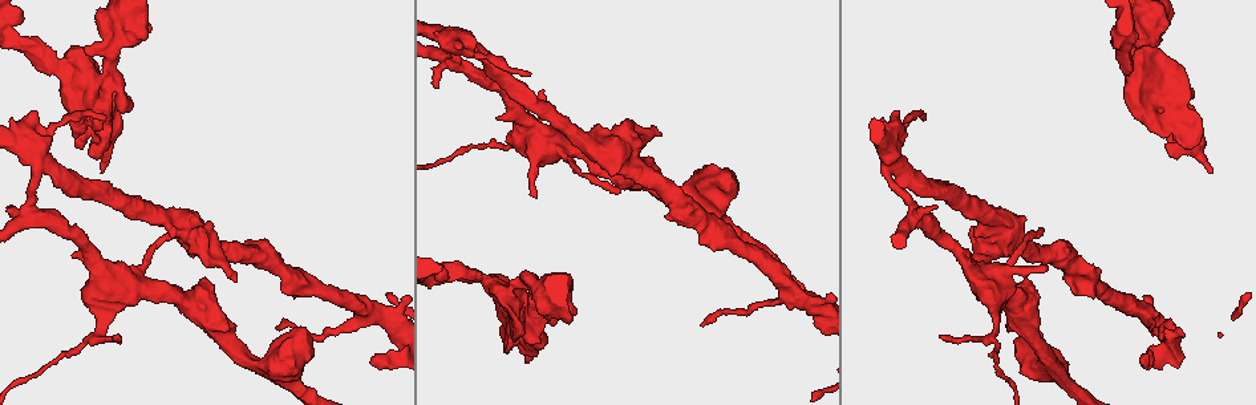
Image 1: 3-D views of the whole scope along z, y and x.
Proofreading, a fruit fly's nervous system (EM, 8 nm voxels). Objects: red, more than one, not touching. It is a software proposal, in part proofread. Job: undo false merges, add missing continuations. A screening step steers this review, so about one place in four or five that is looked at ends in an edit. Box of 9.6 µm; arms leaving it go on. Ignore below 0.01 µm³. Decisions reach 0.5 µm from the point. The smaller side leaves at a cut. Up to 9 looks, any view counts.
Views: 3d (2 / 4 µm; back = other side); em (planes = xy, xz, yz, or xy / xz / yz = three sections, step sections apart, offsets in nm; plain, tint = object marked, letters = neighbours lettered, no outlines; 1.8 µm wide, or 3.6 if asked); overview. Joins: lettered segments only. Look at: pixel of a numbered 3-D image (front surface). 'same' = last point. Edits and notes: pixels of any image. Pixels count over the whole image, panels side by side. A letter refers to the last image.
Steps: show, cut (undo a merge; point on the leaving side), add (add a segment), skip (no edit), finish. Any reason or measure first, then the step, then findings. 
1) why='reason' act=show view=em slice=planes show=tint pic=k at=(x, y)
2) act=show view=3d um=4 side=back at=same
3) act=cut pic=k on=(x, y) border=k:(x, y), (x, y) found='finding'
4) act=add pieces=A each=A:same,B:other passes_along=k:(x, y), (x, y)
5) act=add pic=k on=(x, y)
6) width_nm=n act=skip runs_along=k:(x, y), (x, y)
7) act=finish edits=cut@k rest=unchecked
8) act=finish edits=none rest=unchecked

why='sharp bend' act=show view=3d um=4 pic=1 at=(523, 305)

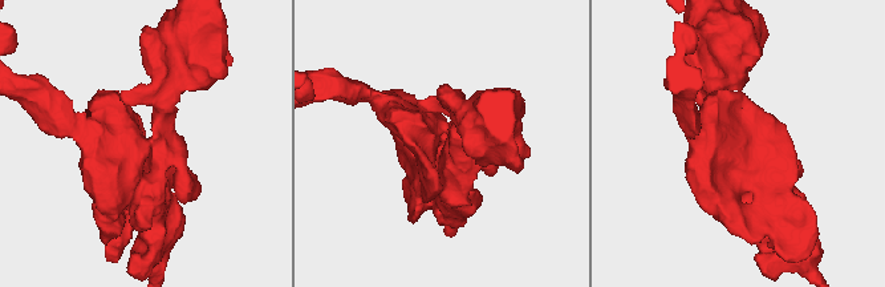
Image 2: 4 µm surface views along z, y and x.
act=show view=em um=3.6 slice=planes show=letters pic=2 at=(736, 150)

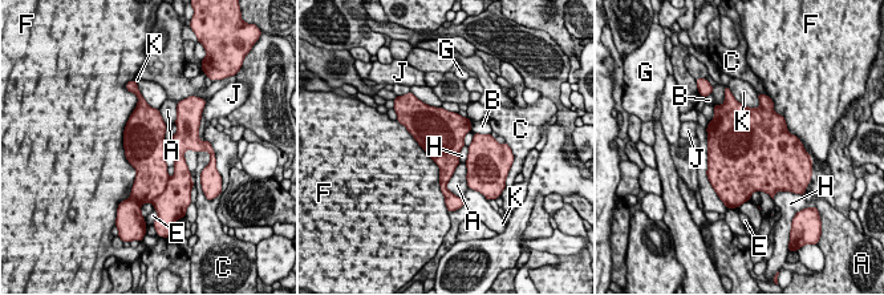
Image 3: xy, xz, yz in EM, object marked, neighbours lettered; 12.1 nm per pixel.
act=cut pic=3 on=(151, 177) each=A:other,B:other,C:other,E:other,F:other,G:other,H:other,J:other,K:other border=3:(169, 178), (163, 189) found='a second neuron is stuck on'

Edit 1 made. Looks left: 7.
why='thin end' act=show view=3d um=4 pic=1 at=(527, 75)

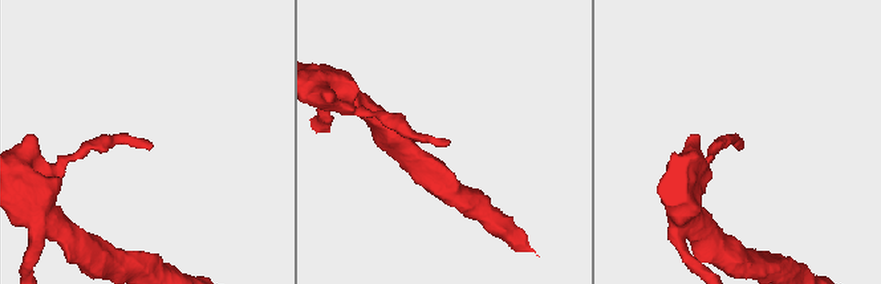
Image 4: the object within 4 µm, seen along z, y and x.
act=show view=em slice=planes show=letters pic=4 at=(741, 146)

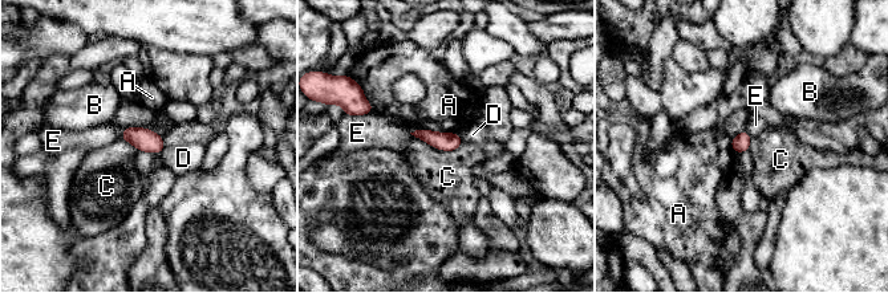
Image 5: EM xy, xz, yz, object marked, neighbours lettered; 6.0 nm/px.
width_nm=100 act=skip each=A:other,B:other,C:other,D:other,E:other border=5:(410, 133), (444, 150), (462, 145) found='no lettered segment goes on from it'

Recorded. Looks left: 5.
why='four or more arms meet' act=show view=em slice=planes show=tint pic=1 at=(793, 290)

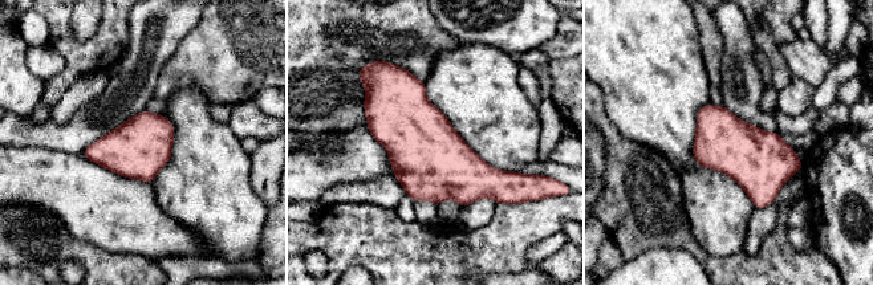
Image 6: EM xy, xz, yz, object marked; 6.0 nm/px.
act=show view=em slice=planes show=letters at=same

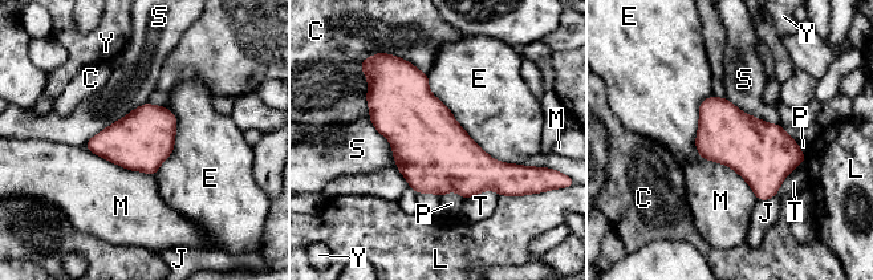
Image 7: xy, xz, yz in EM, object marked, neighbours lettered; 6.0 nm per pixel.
width_nm=360 act=skip each=C:other,E:other,J:other,L:other,M:other,P:other,S:other,T:other,Y:other border=7:(146, 101), (104, 128), (84, 145) found='continuous, no second neuron'

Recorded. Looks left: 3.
act=finish edits=cut@3 rest=unchecked

